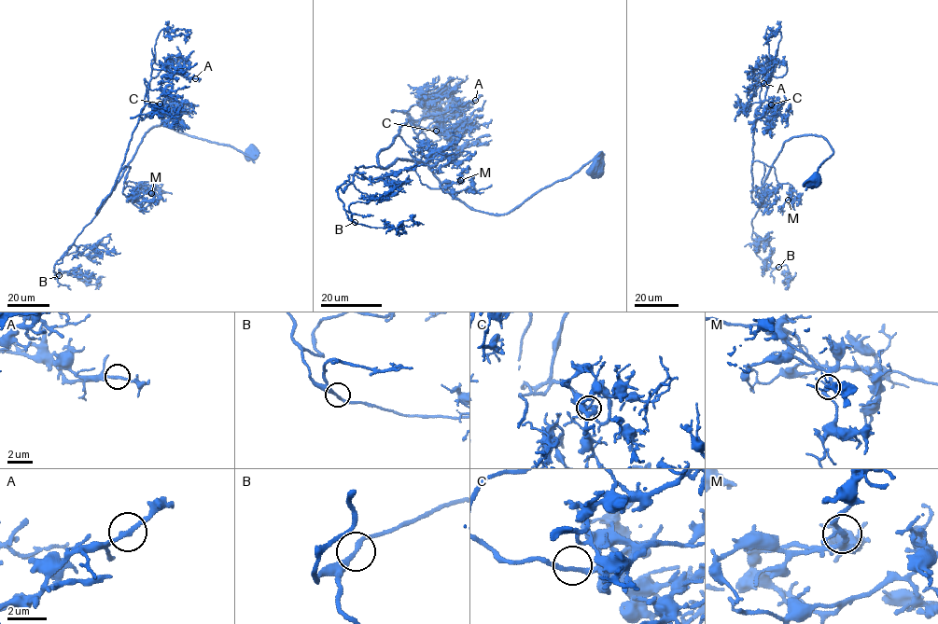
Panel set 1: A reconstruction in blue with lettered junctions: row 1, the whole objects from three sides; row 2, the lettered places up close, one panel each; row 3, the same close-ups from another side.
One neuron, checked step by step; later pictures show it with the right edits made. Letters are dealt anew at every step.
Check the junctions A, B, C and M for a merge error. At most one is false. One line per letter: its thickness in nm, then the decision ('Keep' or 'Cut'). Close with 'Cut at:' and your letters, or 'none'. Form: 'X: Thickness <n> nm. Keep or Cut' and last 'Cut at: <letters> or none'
A: Thickness 220 nm. Keep
B: Thickness 240 nm. Keep
C: Thickness 200 nm. Keep
M: Thickness 240 nm. Keep
Cut at: none

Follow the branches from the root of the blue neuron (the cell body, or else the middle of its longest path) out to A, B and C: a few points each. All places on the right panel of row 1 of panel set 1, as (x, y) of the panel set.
A: (816, 180), (807, 183), (831, 147), (793, 136), (754, 201), (755, 110), (772, 62), (763, 83)
B: (816, 180), (807, 183), (832, 153), (828, 142), (807, 134), (785, 142), (751, 223), (753, 249), (778, 267)
C: (816, 180), (807, 183), (831, 147), (793, 136), (754, 201), (755, 110), (771, 104)

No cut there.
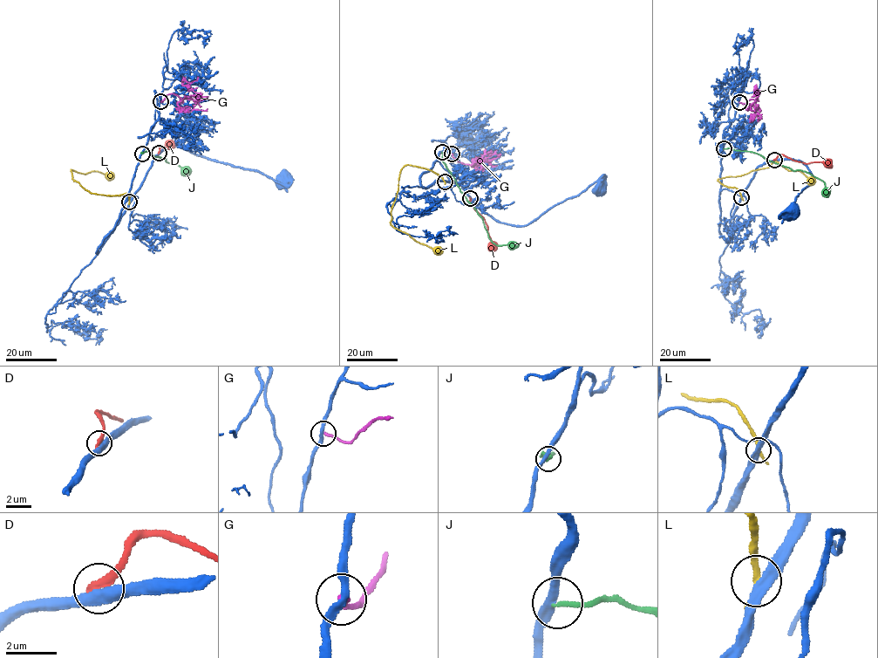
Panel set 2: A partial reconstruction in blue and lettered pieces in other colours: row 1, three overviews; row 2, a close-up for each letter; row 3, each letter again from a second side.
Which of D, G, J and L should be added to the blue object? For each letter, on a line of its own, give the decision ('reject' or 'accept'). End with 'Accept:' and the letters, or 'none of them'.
D: reject
G: reject
J: reject
L: reject
Accept: none of them

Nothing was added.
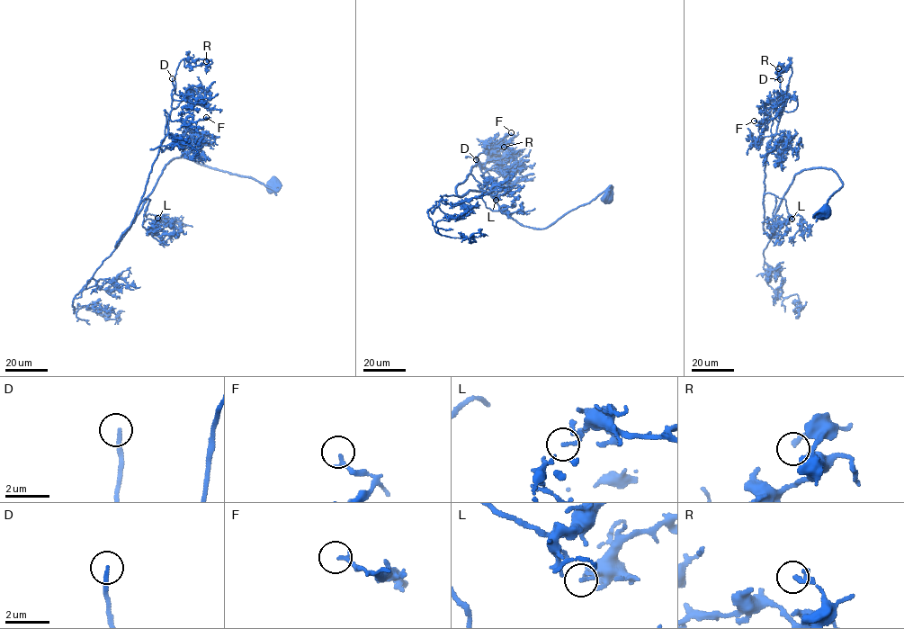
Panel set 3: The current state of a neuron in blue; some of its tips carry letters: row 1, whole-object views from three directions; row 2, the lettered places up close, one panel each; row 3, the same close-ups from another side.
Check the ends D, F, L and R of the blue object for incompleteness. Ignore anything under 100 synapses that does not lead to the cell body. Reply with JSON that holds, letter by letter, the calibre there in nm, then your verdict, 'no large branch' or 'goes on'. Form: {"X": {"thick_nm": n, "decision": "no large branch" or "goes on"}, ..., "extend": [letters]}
{"D": {"thick_nm": 200, "decision": "goes on"}, "F": {"thick_nm": 170, "decision": "no large branch"}, "L": {"thick_nm": 80, "decision": "no large branch"}, "R": {"thick_nm": 260, "decision": "no large branch"}, "extend": ["D"]}

